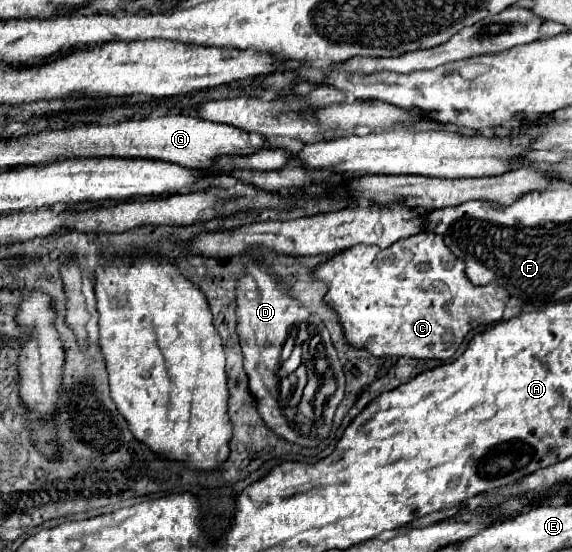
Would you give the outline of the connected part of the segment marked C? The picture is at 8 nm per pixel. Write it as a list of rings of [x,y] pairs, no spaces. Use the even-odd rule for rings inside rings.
[[[421,232],[417,236],[395,242],[381,250],[377,246],[353,246],[315,268],[315,276],[329,284],[325,302],[339,314],[345,338],[355,348],[365,348],[373,356],[409,356],[449,360],[465,336],[479,328],[501,320],[509,292],[499,284],[473,286],[465,274],[465,264],[443,242],[443,236]]]

